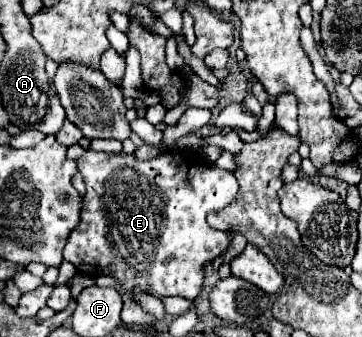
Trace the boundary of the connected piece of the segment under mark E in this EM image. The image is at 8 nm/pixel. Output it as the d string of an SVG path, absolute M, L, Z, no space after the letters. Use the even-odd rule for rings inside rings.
M86 151L86 155L78 159L78 171L86 183L86 197L80 223L64 247L64 259L74 263L80 273L116 277L130 293L134 285L140 285L142 291L156 297L178 295L184 299L194 299L200 293L204 281L202 267L222 255L230 245L230 235L212 229L206 223L206 215L210 211L224 209L234 201L238 195L236 177L230 171L212 167L196 151L168 151L166 155L162 153L160 157L148 161L138 161L134 155L124 153L112 155ZM146 189L148 201L140 201Z

